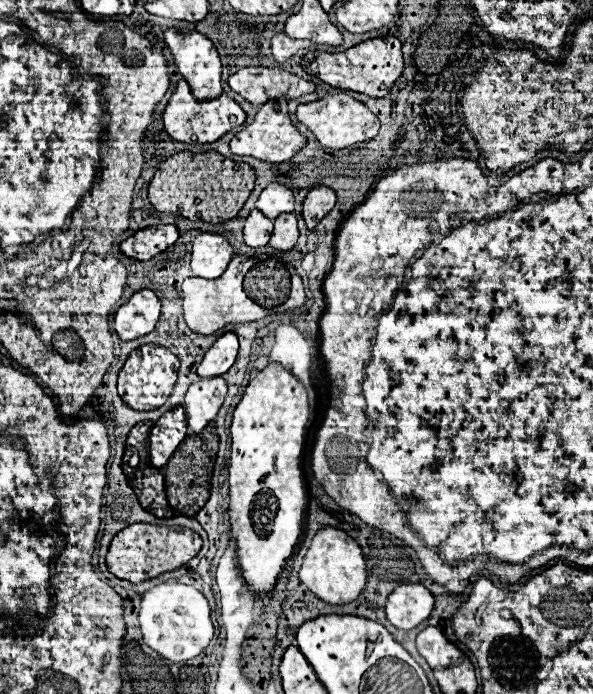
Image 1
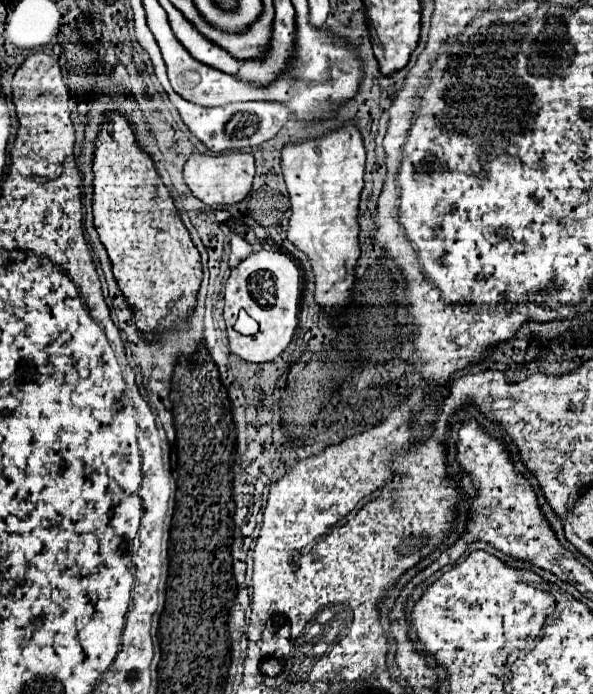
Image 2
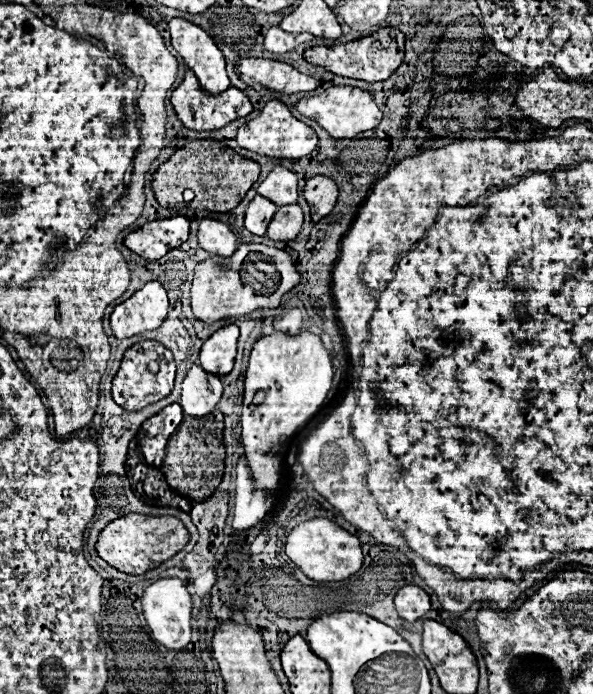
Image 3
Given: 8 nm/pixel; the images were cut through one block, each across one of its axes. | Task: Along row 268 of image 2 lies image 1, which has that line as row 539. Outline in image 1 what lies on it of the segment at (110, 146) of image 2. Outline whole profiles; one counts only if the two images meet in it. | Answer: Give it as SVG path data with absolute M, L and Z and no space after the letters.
M132 524L114 536L106 556L106 564L114 576L128 580L132 584L140 584L164 572L174 572L186 566L200 552L200 548L202 548L202 538L190 528Z

